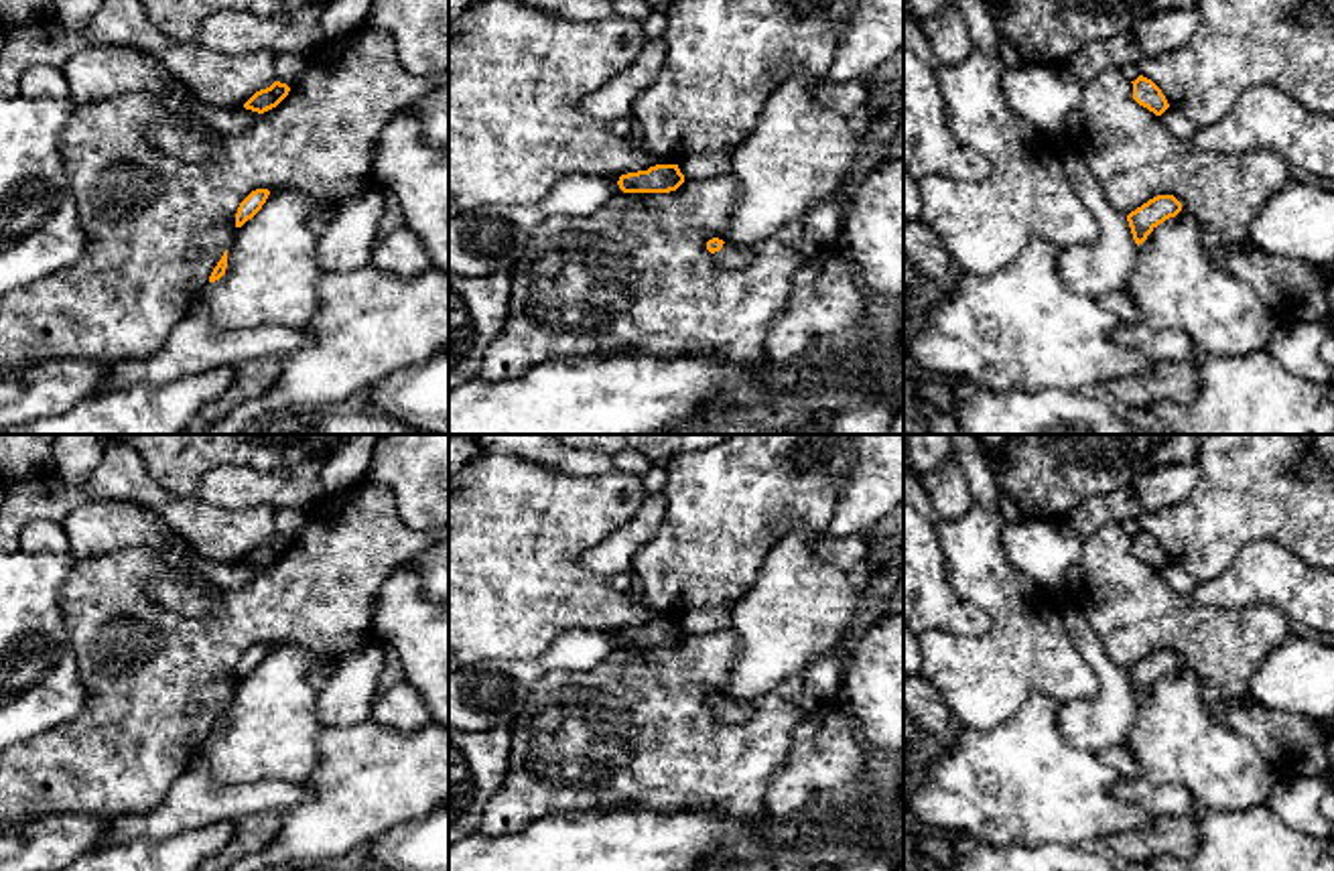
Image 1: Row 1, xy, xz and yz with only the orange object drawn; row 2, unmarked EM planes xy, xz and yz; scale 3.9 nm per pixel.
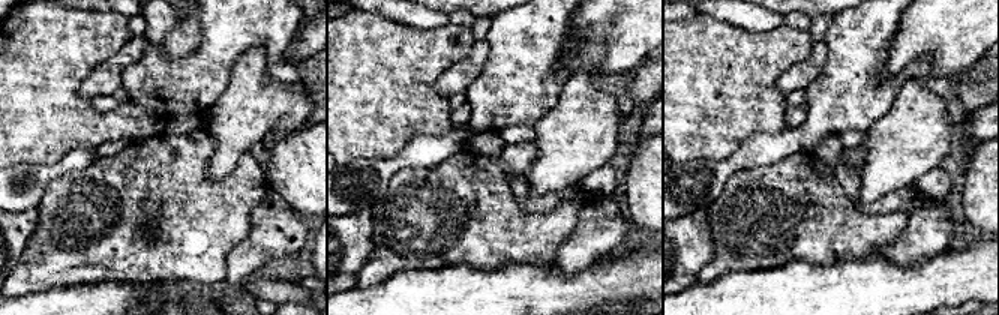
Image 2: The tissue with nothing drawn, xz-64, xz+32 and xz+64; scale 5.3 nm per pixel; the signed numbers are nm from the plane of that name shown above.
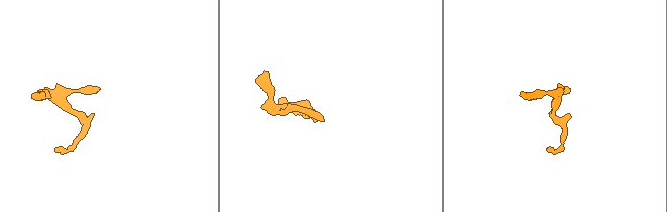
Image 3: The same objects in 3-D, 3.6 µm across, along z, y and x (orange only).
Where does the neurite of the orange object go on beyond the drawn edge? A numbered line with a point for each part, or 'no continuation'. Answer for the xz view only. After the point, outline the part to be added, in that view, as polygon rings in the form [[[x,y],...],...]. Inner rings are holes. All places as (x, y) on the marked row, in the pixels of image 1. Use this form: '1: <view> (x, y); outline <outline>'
1: xz (727, 256); outline [[[723,244],[723,248],[715,252],[713,256],[721,268],[745,268],[751,262],[749,252],[741,248],[733,248],[729,244]]]

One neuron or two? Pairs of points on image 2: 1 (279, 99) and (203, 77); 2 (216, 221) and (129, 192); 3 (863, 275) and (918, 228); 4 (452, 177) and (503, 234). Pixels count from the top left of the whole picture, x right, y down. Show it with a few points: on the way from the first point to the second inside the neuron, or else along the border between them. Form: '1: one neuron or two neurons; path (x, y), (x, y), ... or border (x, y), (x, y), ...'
1: two neurons; border (243, 53), (234, 63), (224, 92), (206, 113)
2: one neuron; path (195, 207), (177, 189), (150, 189)
3: two neurons; border (885, 254), (897, 263), (921, 261)
4: one neuron; path (467, 192), (480, 200), (480, 212), (488, 219)

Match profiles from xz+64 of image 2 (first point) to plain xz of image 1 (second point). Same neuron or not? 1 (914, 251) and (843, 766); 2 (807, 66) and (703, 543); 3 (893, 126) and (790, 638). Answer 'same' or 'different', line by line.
1: same
2: different
3: same

